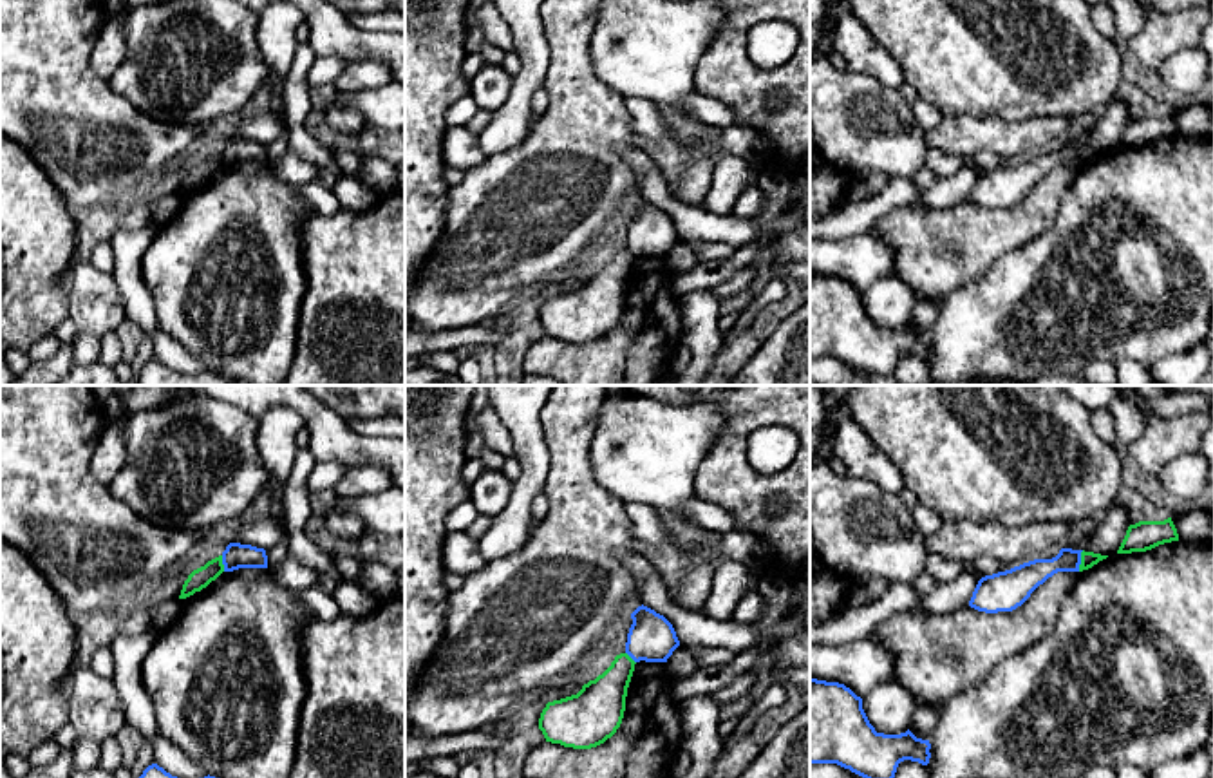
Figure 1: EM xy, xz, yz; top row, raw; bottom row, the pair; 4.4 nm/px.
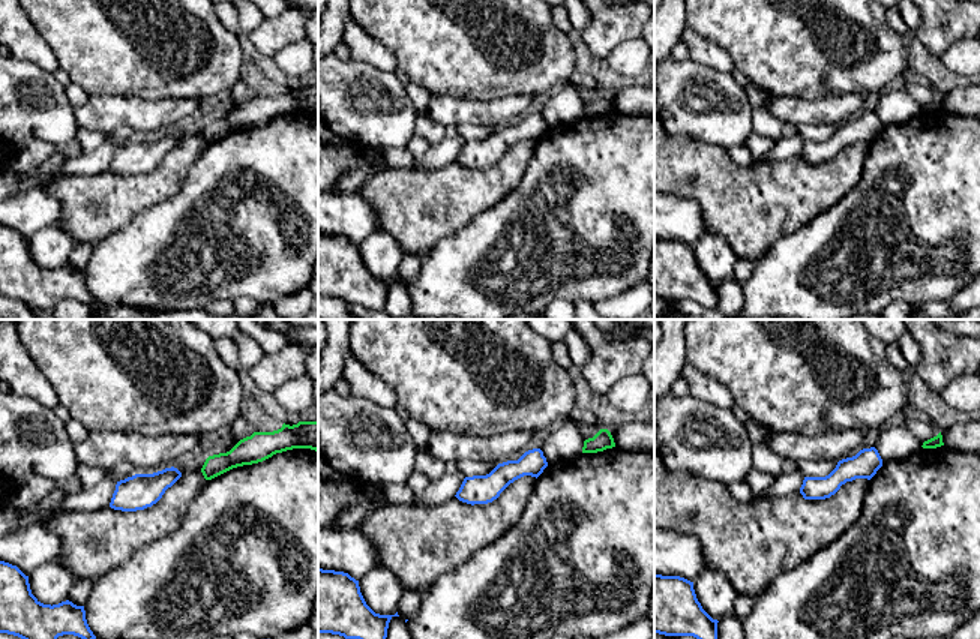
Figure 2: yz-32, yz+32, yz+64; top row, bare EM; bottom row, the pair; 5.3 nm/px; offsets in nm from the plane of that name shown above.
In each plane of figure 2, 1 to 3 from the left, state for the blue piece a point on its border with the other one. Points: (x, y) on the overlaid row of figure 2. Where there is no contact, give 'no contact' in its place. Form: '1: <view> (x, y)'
1: no contact
2: no contact
3: no contact

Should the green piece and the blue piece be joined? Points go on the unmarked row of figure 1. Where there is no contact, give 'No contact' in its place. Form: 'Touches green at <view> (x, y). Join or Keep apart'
Touches green at yz (1081, 156). Keep apart

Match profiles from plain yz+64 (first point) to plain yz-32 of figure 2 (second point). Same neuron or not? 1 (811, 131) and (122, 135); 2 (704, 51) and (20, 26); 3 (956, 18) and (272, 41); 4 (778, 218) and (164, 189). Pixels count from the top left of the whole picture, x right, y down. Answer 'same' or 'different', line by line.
1: same
2: same
3: same
4: same

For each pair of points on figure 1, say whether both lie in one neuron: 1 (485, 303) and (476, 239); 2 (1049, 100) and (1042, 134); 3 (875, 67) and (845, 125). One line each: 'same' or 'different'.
1: same
2: different
3: different

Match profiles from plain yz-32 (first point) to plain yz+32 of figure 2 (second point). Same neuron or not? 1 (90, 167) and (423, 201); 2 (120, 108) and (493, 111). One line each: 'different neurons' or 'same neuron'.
1: different neurons
2: same neuron

